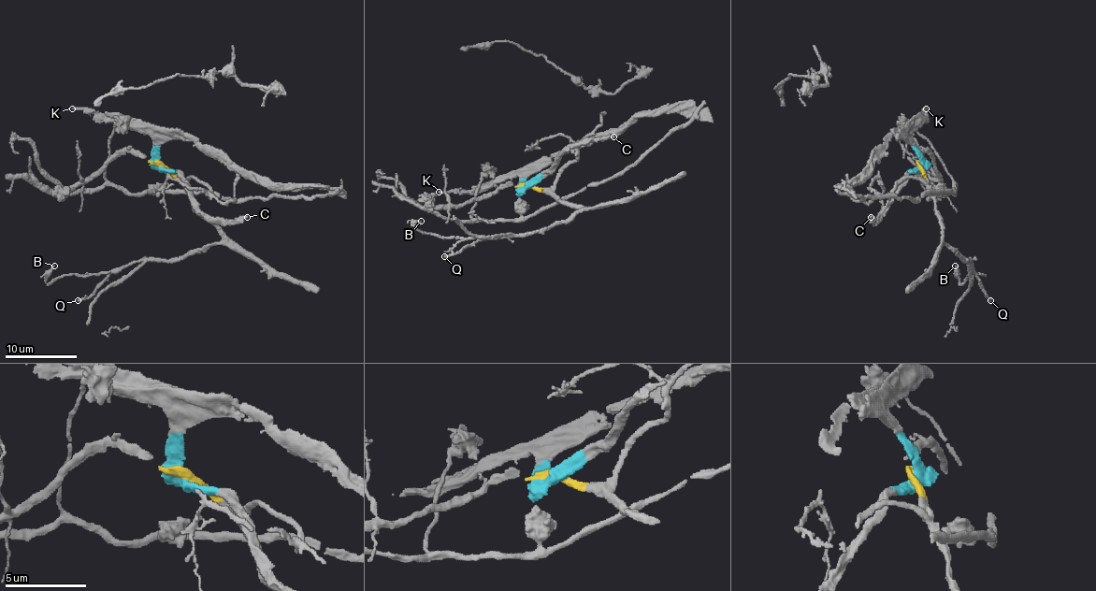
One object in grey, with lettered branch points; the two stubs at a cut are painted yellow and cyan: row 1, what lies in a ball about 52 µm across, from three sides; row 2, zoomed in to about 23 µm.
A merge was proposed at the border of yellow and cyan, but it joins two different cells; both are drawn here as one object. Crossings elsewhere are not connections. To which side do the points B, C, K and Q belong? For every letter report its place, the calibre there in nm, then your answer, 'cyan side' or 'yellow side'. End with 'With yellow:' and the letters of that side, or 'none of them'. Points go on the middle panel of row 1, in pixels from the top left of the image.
B: at (421, 221); 240 nm thick; yellow side
C: at (613, 136); 280 nm thick; cyan side
K: at (439, 192); 200 nm thick; cyan side
Q: at (444, 256); 240 nm thick; yellow side
With yellow: B, Q

